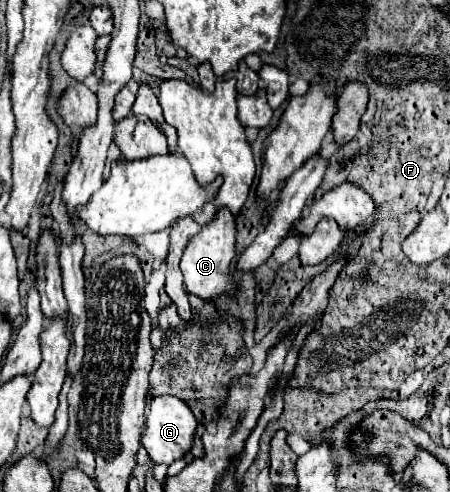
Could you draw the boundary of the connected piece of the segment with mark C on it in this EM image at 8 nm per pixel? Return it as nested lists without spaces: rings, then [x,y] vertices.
[[[224,207],[216,213],[216,219],[210,225],[206,225],[196,237],[190,239],[182,255],[180,269],[184,273],[186,291],[204,301],[216,301],[220,295],[234,295],[238,291],[238,283],[230,275],[230,265],[234,257],[236,257],[236,223],[234,215]]]

